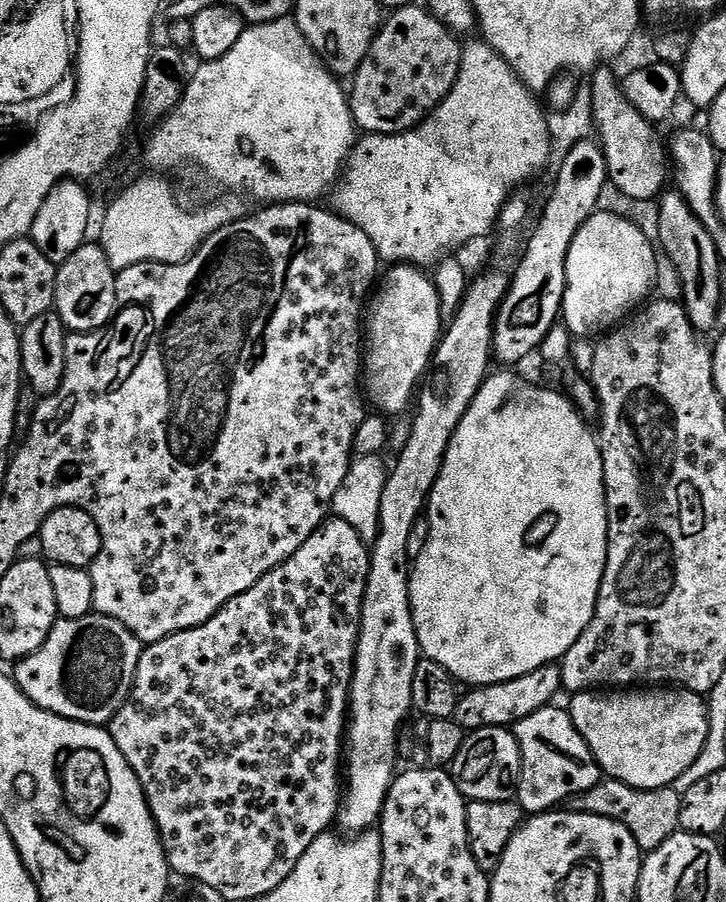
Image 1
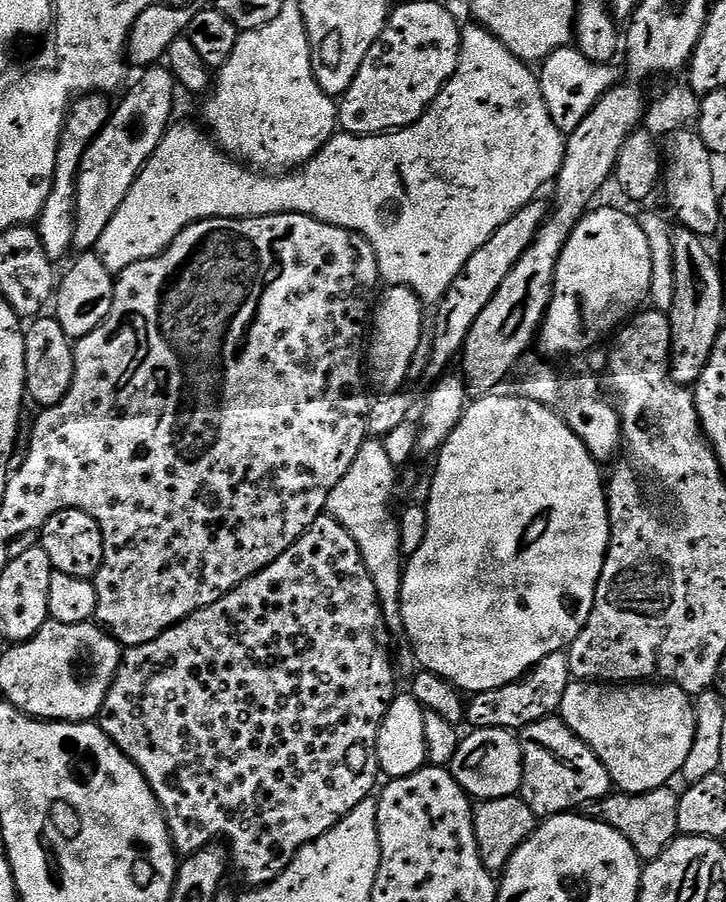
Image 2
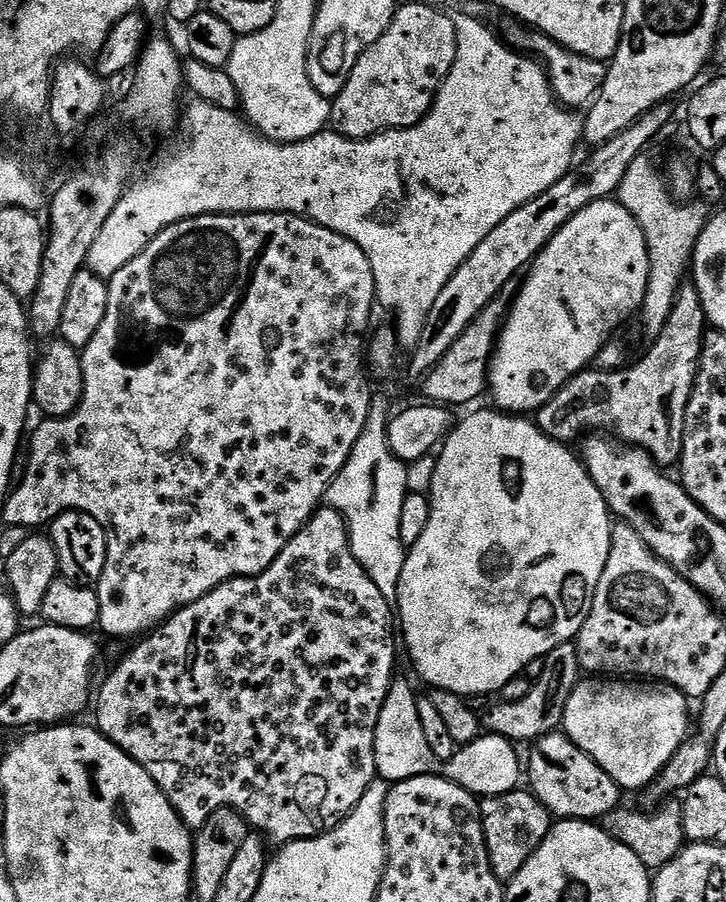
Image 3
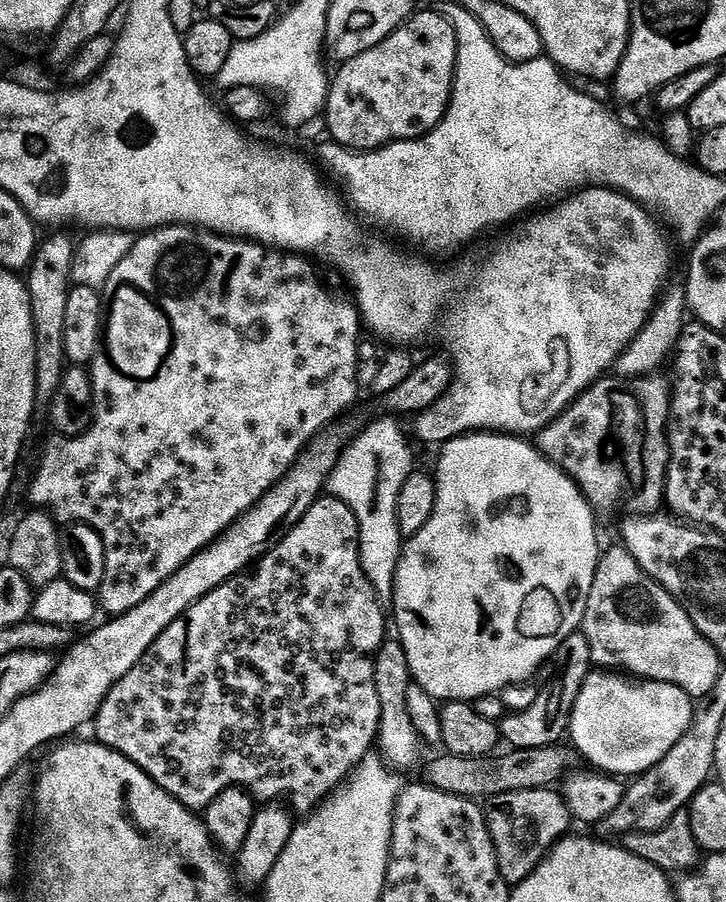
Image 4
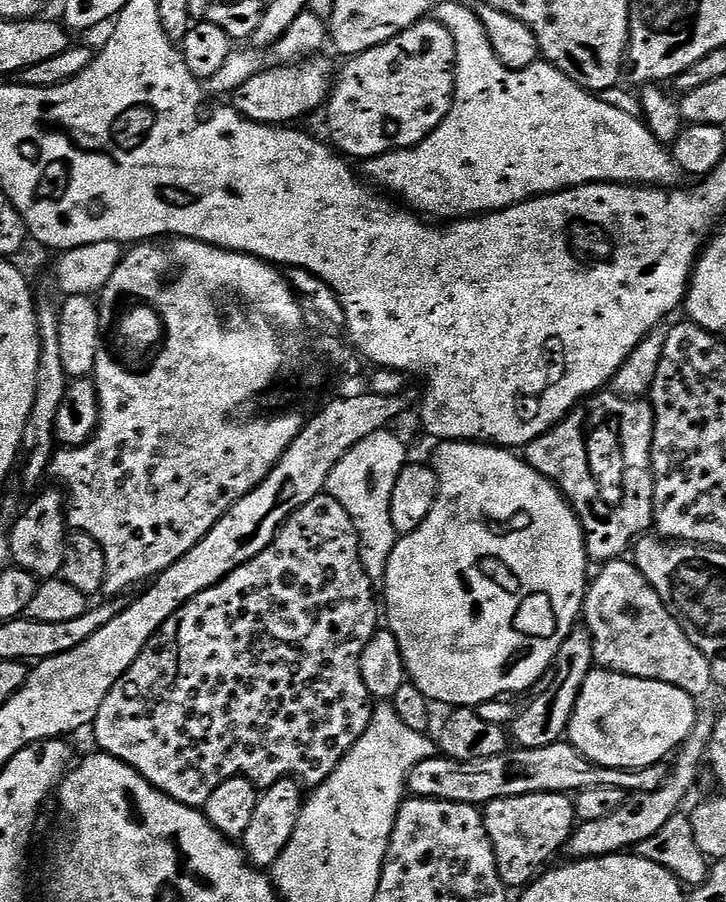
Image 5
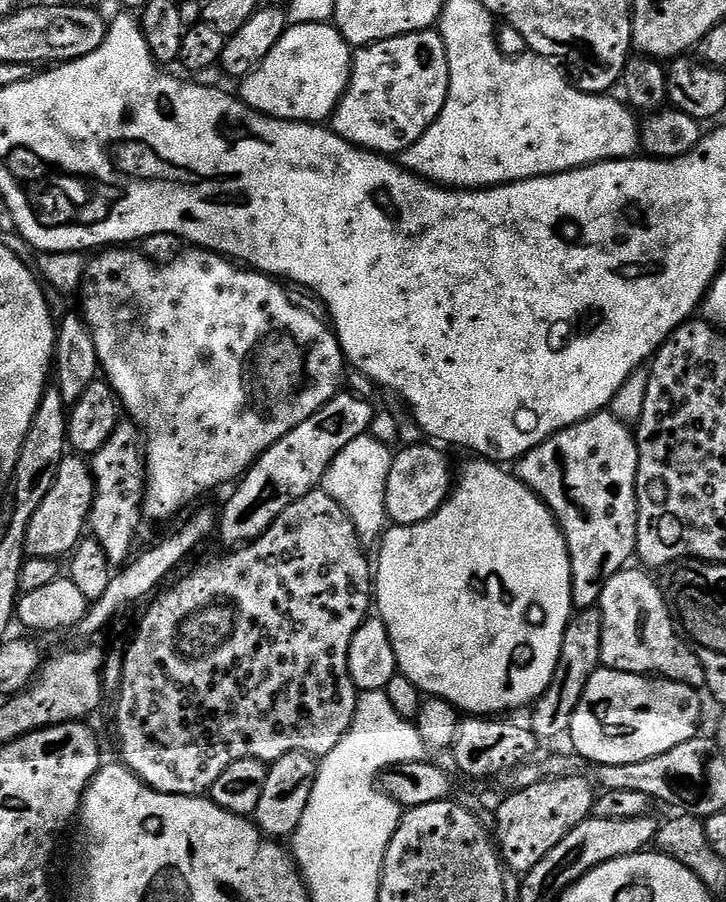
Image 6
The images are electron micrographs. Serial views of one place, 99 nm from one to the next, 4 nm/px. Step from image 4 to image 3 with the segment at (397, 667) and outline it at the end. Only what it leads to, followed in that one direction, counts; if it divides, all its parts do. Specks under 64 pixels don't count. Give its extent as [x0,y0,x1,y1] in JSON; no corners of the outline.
[374,679,446,785]

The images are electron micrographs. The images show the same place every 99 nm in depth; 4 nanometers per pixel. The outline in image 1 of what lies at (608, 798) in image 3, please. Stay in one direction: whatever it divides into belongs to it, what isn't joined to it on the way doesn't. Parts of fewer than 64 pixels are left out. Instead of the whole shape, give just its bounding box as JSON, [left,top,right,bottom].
[514,706,602,814]

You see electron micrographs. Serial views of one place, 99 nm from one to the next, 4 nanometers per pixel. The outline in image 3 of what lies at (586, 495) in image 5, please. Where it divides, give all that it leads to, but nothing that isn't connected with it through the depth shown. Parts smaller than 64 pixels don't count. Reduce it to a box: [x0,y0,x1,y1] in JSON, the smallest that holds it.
[534,282,705,466]

